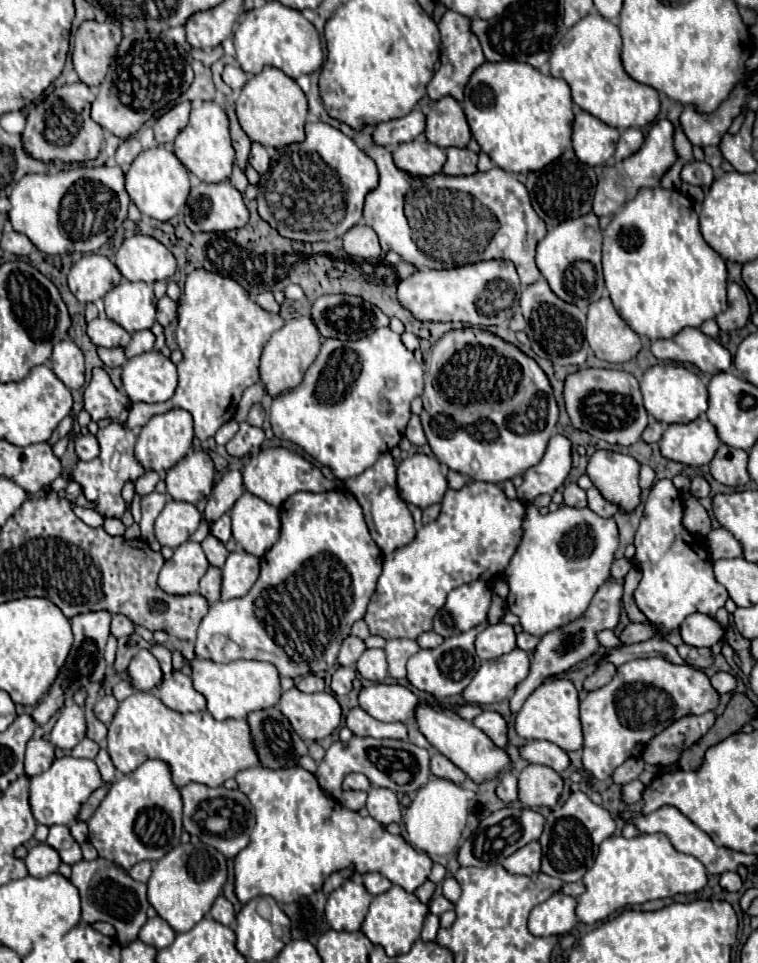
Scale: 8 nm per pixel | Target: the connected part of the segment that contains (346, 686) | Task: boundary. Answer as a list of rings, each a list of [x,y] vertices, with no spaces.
[[[340,666],[332,674],[332,682],[330,682],[334,694],[348,694],[352,690],[352,680],[356,678],[356,674],[358,674],[356,666]]]

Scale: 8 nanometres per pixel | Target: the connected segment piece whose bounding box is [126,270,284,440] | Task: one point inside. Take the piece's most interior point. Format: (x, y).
(221, 332)

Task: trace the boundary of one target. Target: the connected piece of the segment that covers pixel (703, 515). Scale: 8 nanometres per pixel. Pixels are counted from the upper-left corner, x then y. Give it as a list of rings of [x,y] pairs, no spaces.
[[[688,496],[686,498],[686,512],[684,512],[684,526],[690,530],[690,534],[694,536],[708,536],[712,530],[712,522],[708,512],[704,510],[704,506],[694,498]]]

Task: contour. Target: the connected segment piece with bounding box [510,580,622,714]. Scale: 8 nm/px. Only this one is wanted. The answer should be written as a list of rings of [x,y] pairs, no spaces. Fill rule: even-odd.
[[[604,582],[598,592],[594,594],[588,610],[584,612],[584,616],[544,634],[534,650],[534,658],[532,658],[532,666],[530,666],[530,674],[524,682],[520,682],[514,690],[514,696],[510,698],[510,710],[516,714],[522,704],[526,702],[526,698],[550,676],[558,676],[564,674],[568,670],[572,670],[574,666],[578,666],[580,662],[588,660],[590,656],[594,656],[600,650],[600,642],[598,642],[598,632],[602,630],[614,630],[620,622],[620,600],[622,600],[622,586],[618,582]]]

